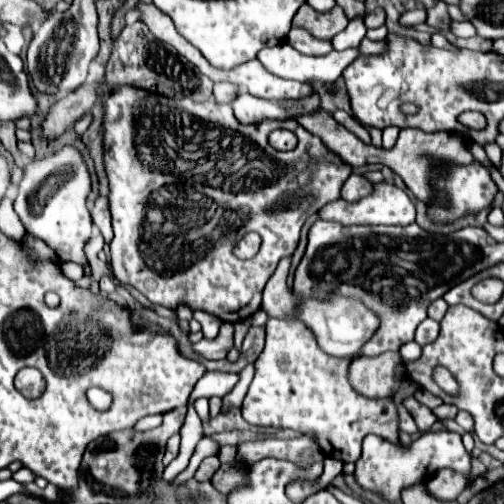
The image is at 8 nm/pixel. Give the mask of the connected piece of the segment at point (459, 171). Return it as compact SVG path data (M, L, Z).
M478 161L464 167L448 167L446 177L440 179L440 187L450 195L450 207L428 207L430 217L440 223L454 221L470 211L478 211L490 205L494 193L498 191L496 183L492 181L486 167Z

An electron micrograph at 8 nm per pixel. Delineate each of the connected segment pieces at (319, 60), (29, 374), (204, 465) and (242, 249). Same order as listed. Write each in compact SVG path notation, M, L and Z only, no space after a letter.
M280 43L276 47L264 47L258 53L258 59L274 75L280 75L284 79L296 79L302 83L312 83L312 85L334 83L344 71L344 67L356 57L358 57L358 49L332 51L322 57L310 57L310 55L302 55L288 43Z
M24 367L15 376L14 385L24 397L34 399L44 391L44 377L38 369Z
M218 455L206 457L206 459L200 463L200 467L198 467L198 471L196 471L196 477L212 477L212 473L218 469L218 465L220 465Z
M248 233L234 249L236 257L240 259L250 259L258 253L258 247L260 247L260 235L258 233Z

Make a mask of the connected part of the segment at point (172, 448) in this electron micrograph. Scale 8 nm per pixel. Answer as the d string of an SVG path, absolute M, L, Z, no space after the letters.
M174 435L168 439L168 445L166 445L166 455L164 455L164 465L168 465L172 459L176 459L180 451L180 435Z

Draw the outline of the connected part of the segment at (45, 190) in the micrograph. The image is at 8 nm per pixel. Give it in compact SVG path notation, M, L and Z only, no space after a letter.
M74 147L64 149L70 149L70 159L66 159L66 155L54 155L48 159L36 159L24 169L20 191L14 199L14 211L18 213L26 235L42 239L61 261L80 263L84 267L84 275L90 277L92 269L84 253L92 227L86 207L86 197L90 193L90 173L82 155Z

